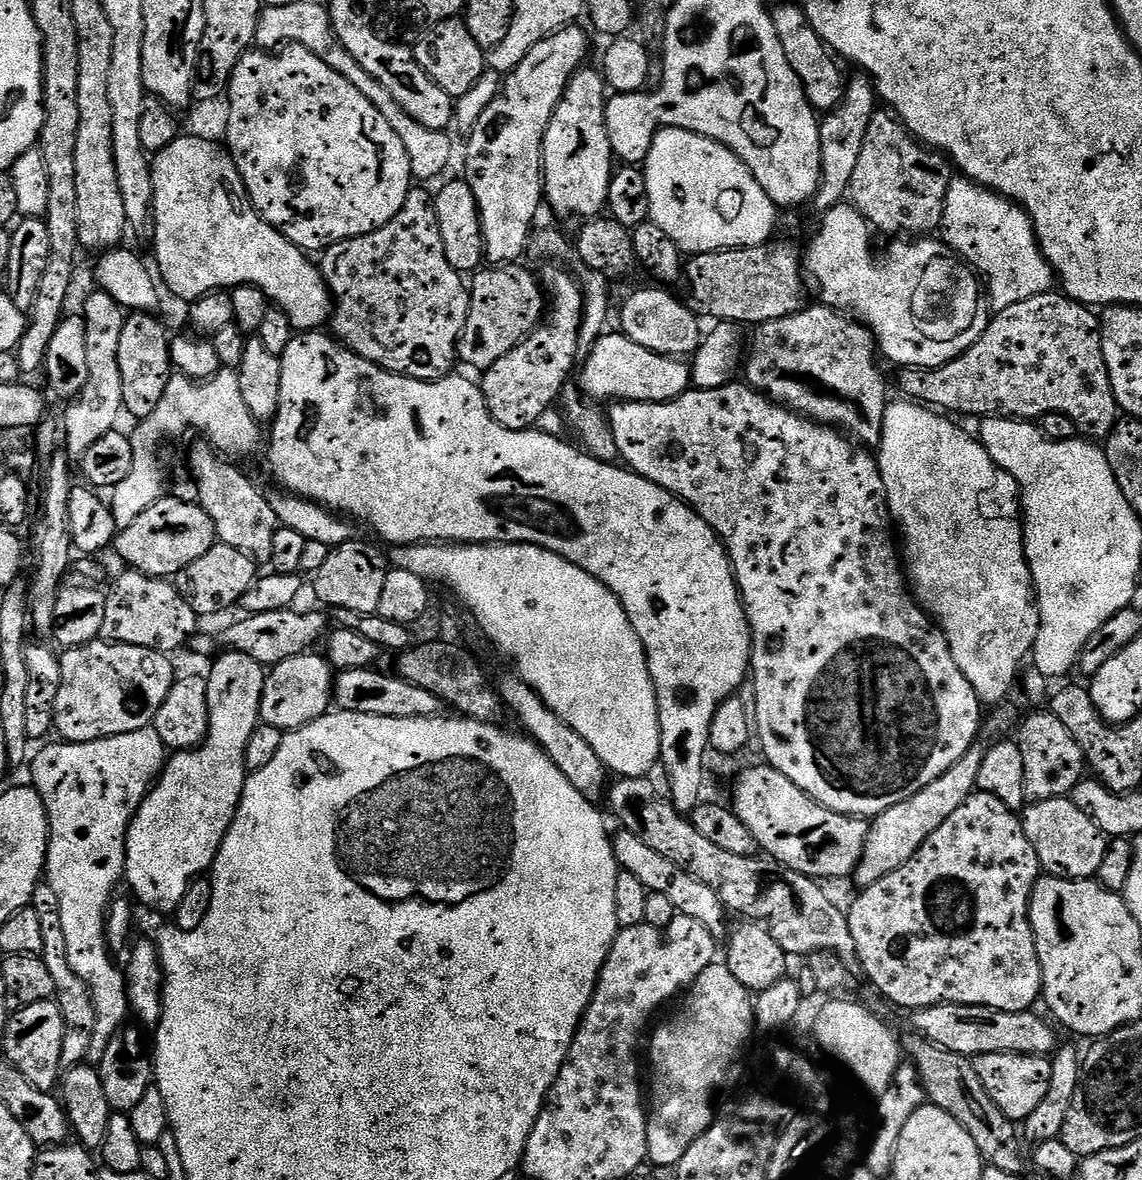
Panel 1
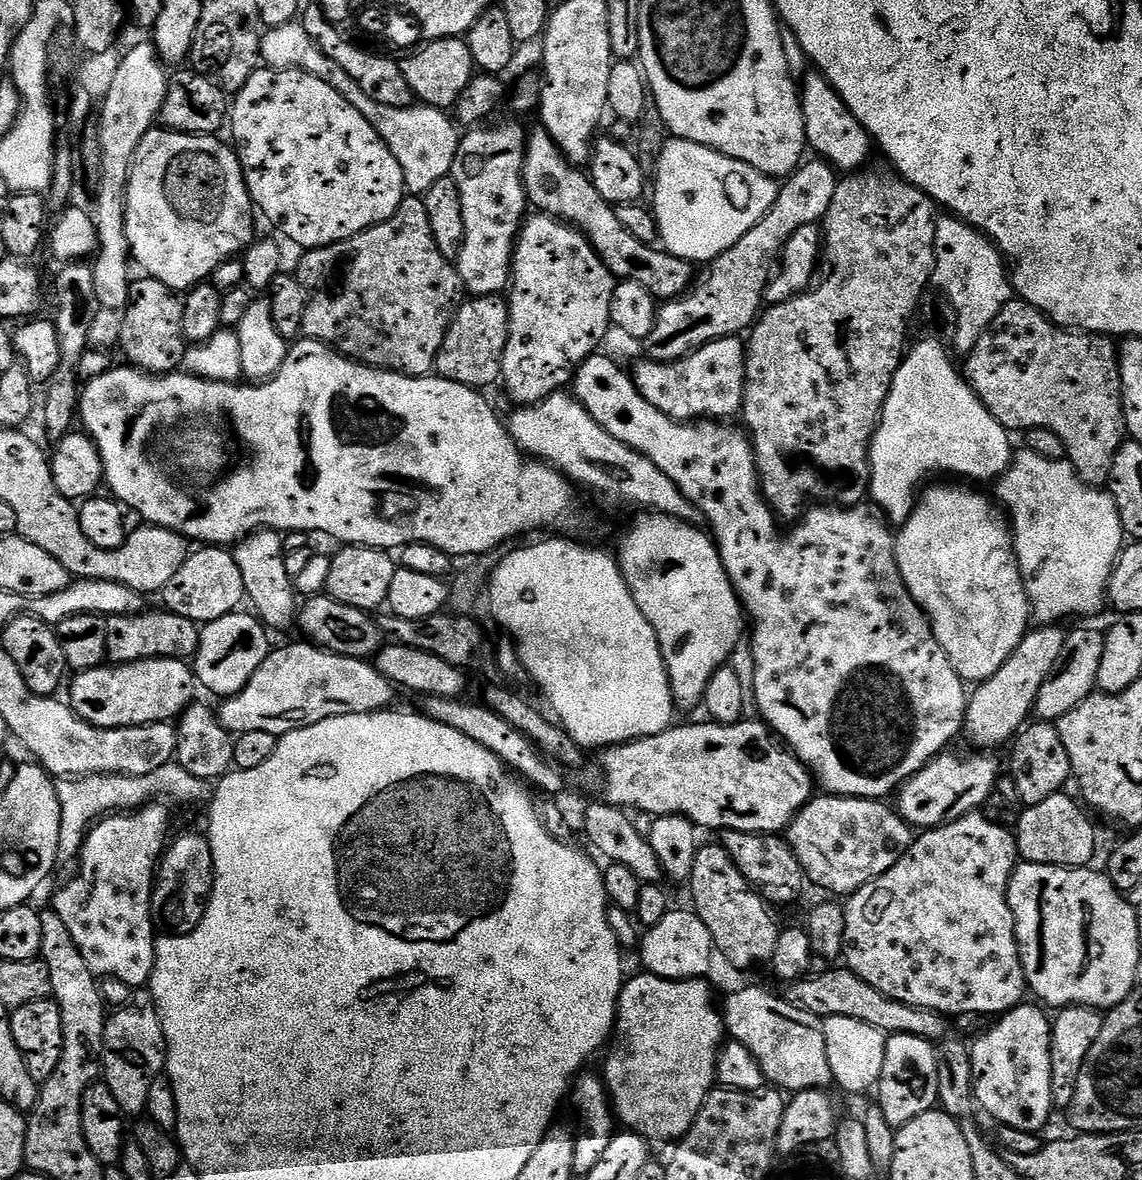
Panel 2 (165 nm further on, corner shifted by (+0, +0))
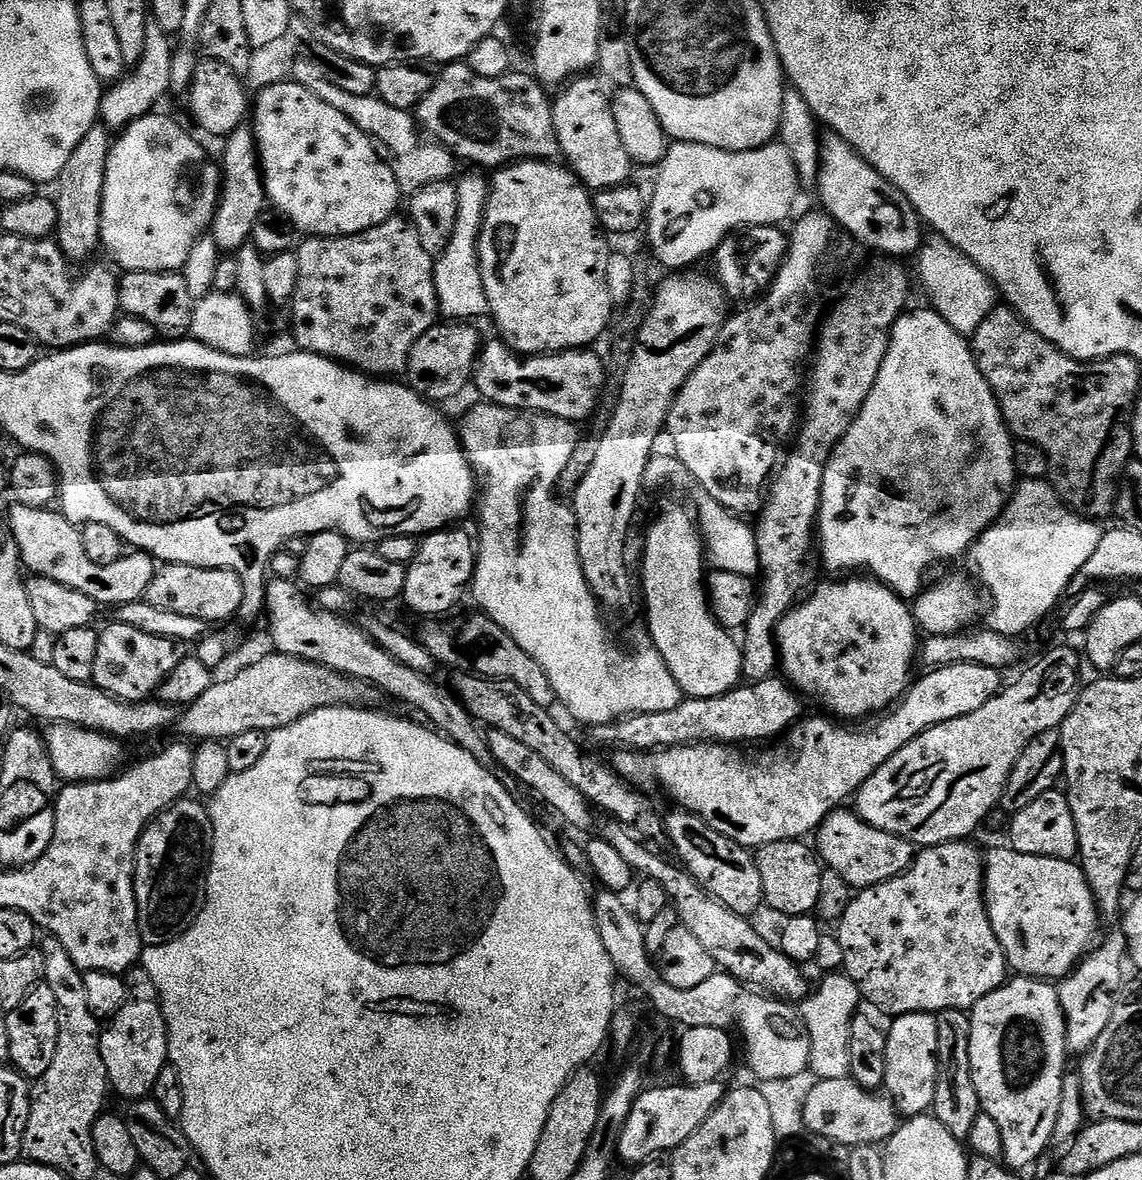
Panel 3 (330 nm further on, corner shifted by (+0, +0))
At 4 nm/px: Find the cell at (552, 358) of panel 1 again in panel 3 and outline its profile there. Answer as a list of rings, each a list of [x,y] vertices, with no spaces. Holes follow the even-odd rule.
[[[521,160],[509,164],[491,177],[488,190],[488,208],[484,212],[484,225],[480,231],[480,269],[482,280],[486,286],[488,311],[491,319],[496,319],[499,339],[507,344],[513,352],[527,358],[530,356],[551,356],[557,352],[574,352],[595,345],[603,332],[609,331],[608,323],[612,320],[614,301],[608,285],[608,249],[609,237],[602,231],[598,222],[598,214],[592,205],[592,196],[584,183],[576,177],[571,168],[560,162],[543,160]]]

